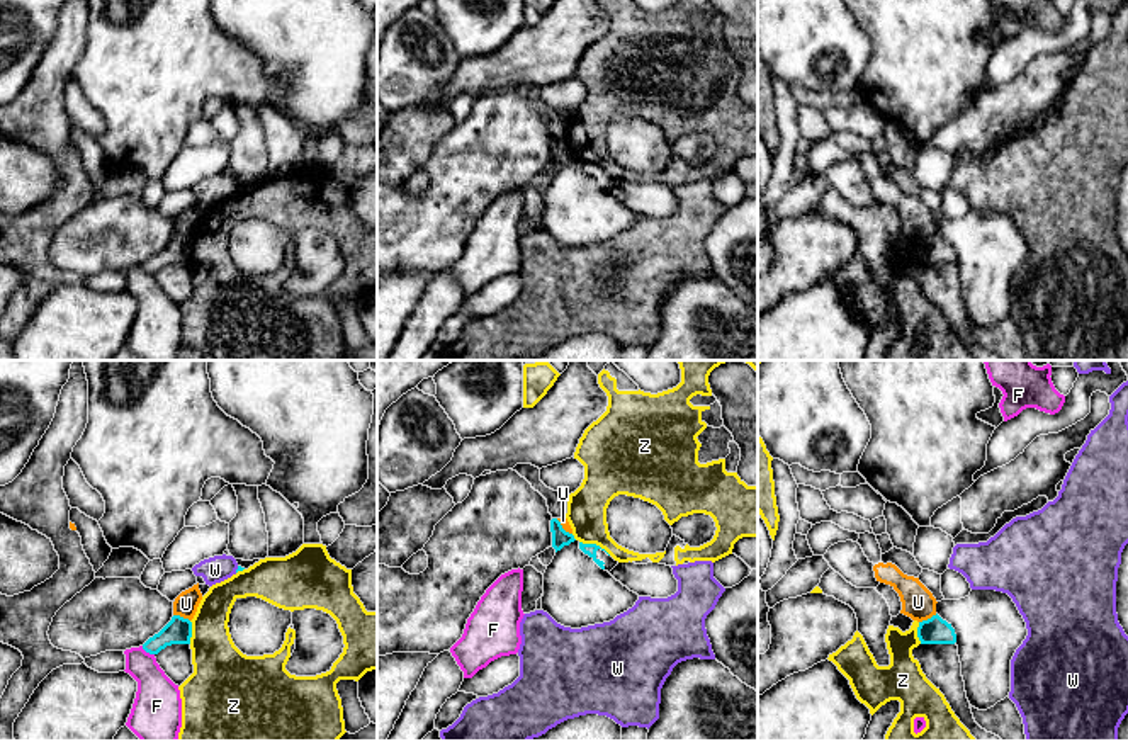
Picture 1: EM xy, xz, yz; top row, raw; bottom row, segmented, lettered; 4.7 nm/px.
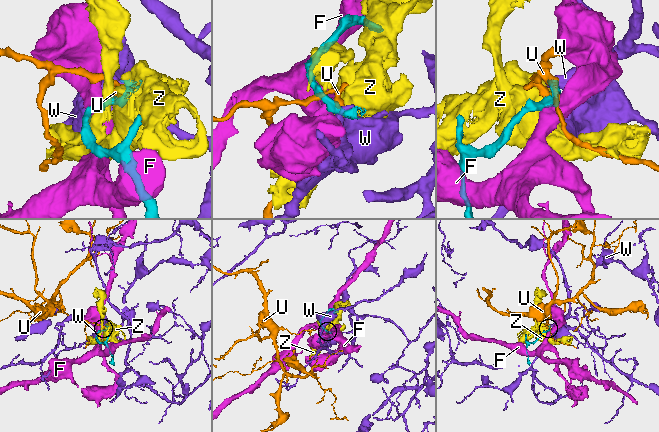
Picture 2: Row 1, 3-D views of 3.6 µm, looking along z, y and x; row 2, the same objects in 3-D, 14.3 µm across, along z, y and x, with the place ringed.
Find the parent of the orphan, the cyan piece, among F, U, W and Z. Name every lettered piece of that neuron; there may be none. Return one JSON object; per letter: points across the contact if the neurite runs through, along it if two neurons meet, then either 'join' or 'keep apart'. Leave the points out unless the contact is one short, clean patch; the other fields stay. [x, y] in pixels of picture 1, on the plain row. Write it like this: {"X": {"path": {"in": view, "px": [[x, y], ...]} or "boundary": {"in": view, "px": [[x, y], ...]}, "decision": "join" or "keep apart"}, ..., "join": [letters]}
{"F": {"decision": "keep apart"}, "U": {"boundary": {"in": "yz", "px": [[936, 233], [919, 242]]}, "decision": "keep apart"}, "W": {"decision": "keep apart"}, "Z": {"decision": "keep apart"}, "join": []}

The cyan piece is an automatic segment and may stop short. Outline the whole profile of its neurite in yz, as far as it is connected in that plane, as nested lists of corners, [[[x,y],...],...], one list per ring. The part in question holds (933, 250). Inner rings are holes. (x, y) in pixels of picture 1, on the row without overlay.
[[[938,233],[928,240],[919,241],[917,257],[921,263],[955,263],[956,253],[951,243],[943,240]]]

